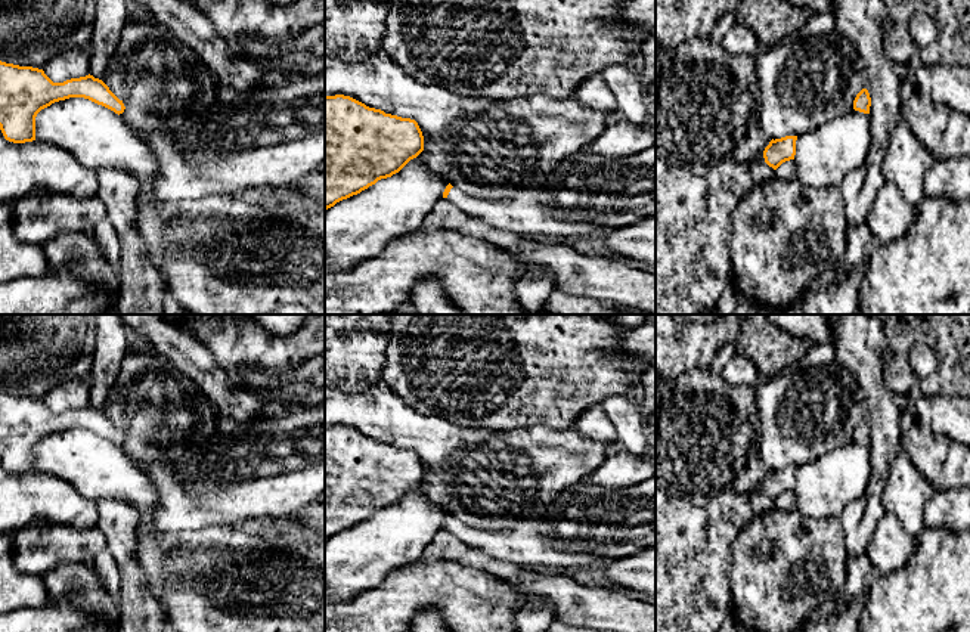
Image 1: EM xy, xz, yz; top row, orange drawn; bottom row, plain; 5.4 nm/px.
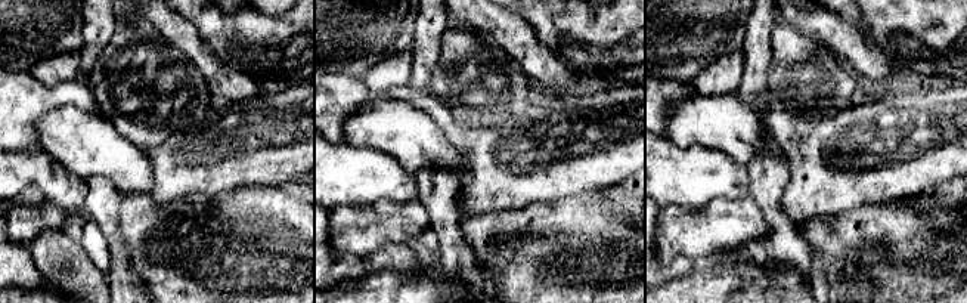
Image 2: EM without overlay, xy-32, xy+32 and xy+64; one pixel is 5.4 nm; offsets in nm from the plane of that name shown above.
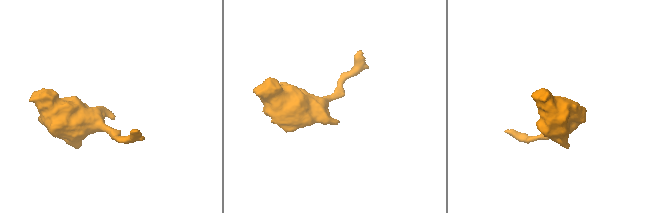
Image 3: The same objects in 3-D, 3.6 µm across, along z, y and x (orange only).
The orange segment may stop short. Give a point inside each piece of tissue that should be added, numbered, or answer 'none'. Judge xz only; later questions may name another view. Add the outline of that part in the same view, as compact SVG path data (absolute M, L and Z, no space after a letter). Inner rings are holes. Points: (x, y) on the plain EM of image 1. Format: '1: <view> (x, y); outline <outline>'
1: xz (585, 526); outline M656 475L625 489L602 489L586 480L567 486L540 517L502 530L481 529L453 517L447 526L468 548L483 549L498 561L540 573L585 574L608 561L656 546Z

